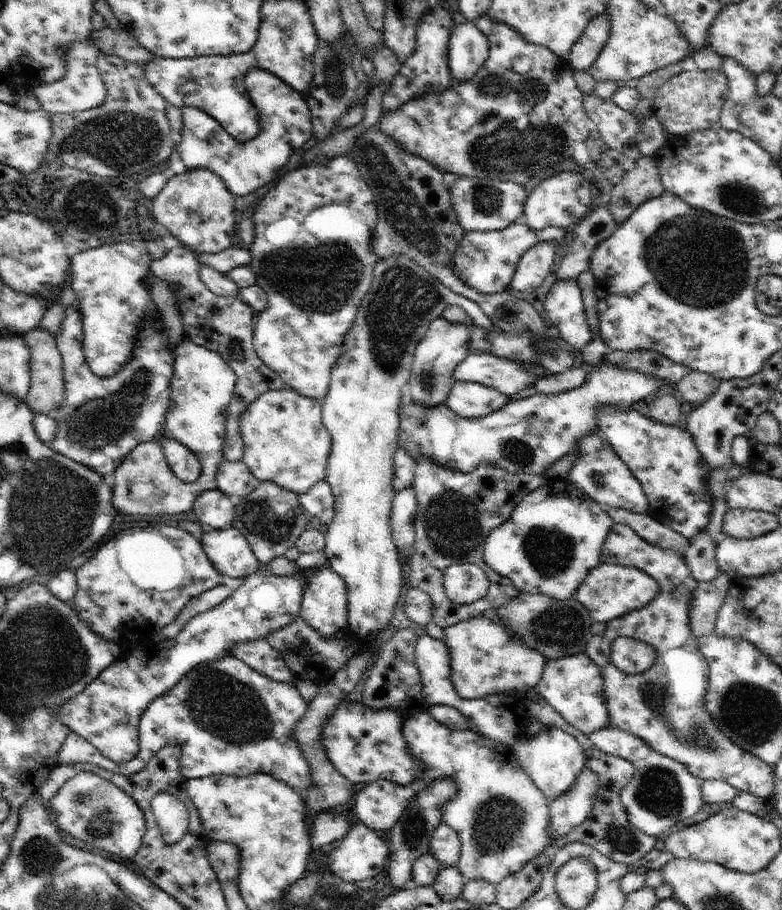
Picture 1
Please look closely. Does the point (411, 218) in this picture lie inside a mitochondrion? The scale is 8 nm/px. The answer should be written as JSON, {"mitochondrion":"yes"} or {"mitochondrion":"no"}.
{"mitochondrion":"yes"}

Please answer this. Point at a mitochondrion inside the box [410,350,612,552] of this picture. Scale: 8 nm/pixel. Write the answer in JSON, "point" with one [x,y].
{"point":[519,452]}

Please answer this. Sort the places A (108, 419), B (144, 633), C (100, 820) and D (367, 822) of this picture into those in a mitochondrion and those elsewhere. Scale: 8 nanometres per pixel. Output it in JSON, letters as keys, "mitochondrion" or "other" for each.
{"A":"mitochondrion","B":"other","C":"mitochondrion","D":"other"}

